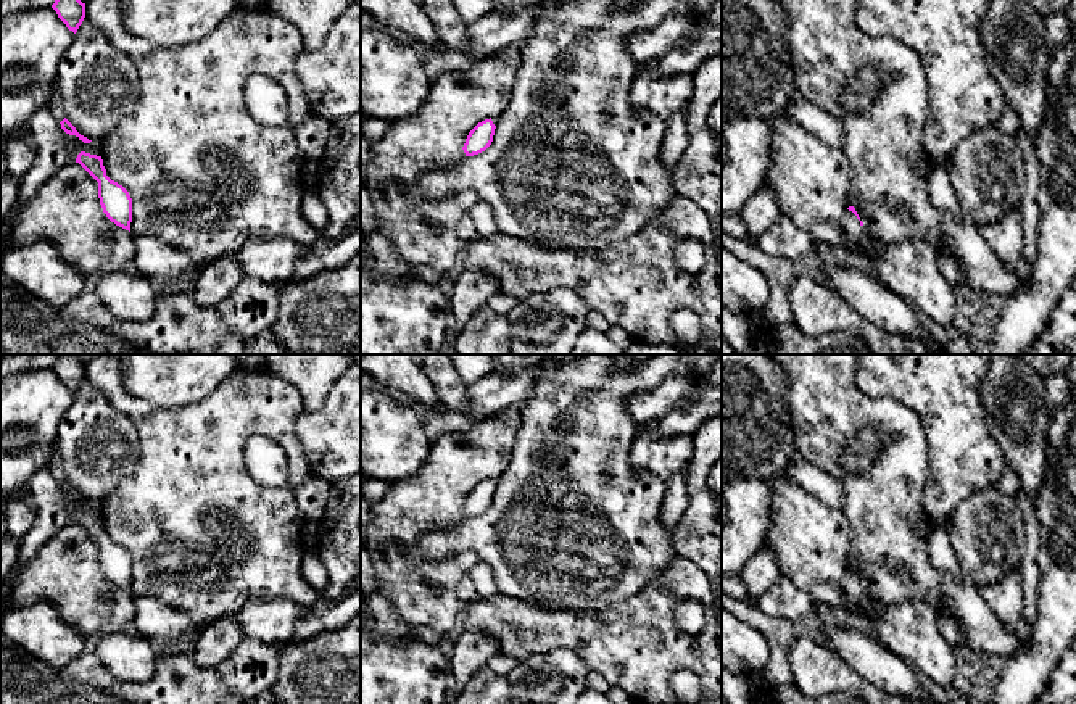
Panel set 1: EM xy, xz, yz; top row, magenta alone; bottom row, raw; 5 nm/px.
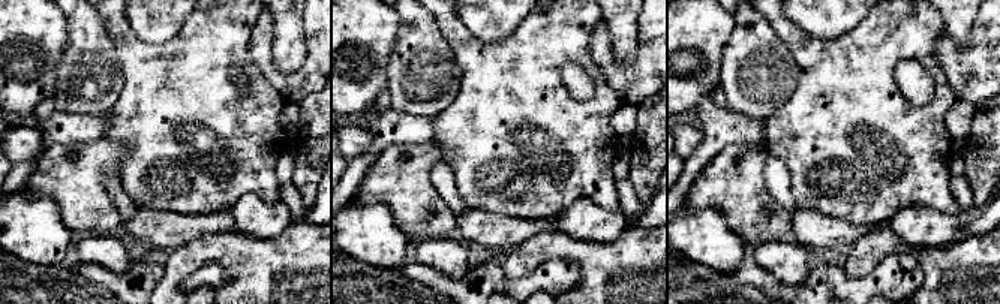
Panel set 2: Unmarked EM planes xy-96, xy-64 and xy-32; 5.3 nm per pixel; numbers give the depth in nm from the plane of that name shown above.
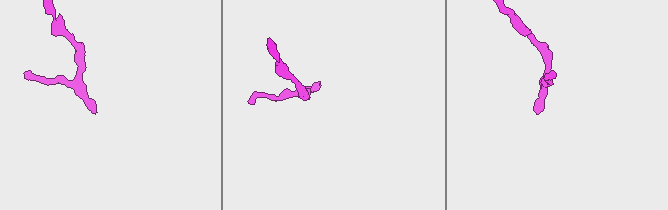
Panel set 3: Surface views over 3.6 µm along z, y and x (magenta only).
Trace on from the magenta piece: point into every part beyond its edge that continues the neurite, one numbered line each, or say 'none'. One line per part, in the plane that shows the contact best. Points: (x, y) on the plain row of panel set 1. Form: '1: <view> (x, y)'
1: yz (852, 592)

